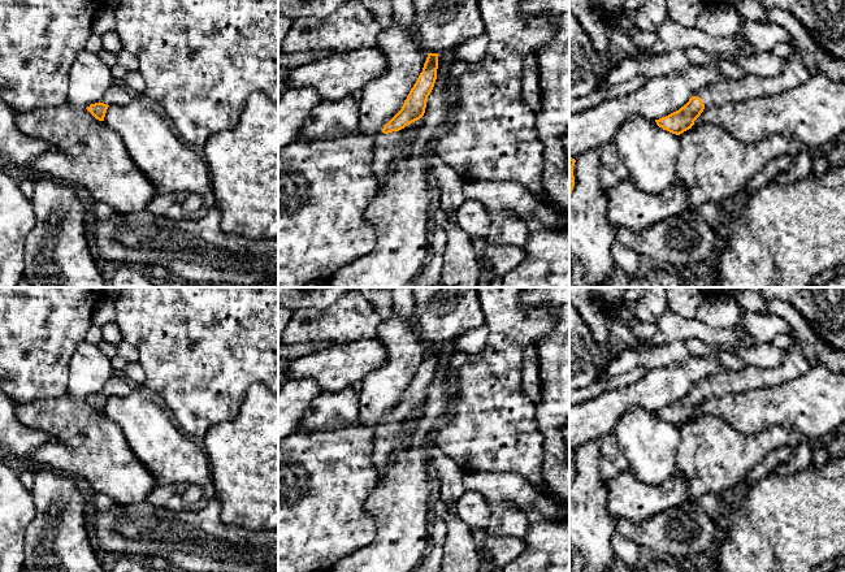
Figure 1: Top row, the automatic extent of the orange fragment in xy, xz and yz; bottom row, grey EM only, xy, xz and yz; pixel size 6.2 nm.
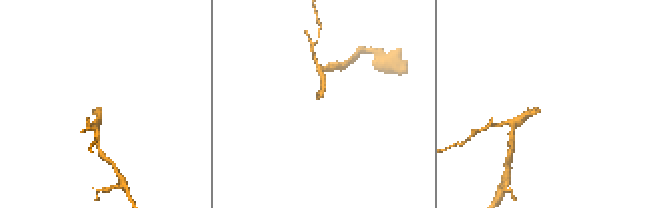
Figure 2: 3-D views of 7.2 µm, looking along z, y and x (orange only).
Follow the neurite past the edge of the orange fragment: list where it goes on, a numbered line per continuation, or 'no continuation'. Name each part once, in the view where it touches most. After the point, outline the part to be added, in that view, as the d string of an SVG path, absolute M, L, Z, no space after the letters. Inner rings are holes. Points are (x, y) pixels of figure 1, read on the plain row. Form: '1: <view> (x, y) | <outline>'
1: xz (388, 437) | M400 421L389 425L381 425L374 437L374 452L373 460L378 477L382 478L386 474L390 458L396 452L396 447L402 442L411 439L411 430Z

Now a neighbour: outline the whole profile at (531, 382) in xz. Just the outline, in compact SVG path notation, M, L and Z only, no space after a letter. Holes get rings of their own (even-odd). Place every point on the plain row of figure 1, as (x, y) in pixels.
M529 346L523 358L523 391L534 403L538 403L541 391L540 359L536 346Z

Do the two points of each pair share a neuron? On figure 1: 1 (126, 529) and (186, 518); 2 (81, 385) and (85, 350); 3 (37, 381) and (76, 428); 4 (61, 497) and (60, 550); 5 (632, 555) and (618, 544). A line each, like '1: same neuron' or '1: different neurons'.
1: same neuron
2: same neuron
3: different neurons
4: same neuron
5: same neuron

